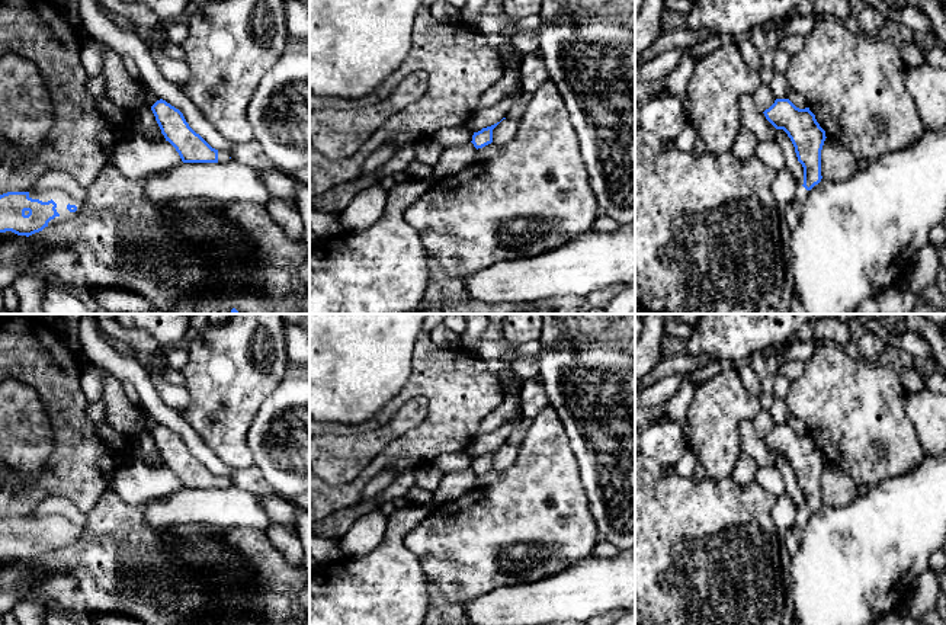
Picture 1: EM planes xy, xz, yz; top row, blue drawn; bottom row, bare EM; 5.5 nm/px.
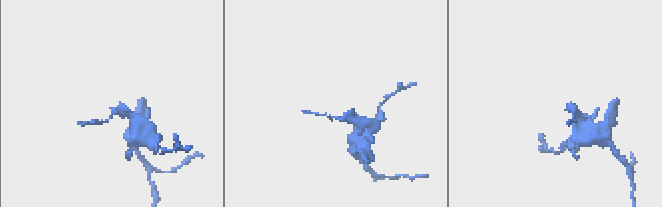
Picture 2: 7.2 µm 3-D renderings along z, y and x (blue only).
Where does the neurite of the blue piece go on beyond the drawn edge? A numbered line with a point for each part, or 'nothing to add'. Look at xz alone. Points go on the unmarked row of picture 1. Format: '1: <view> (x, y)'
nothing to add

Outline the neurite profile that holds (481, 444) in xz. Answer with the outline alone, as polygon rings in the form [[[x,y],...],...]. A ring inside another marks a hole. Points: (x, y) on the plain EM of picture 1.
[[[522,408],[519,410],[517,416],[509,422],[507,424],[501,426],[493,433],[478,435],[468,442],[464,452],[471,458],[478,458],[482,453],[491,452],[506,443],[507,438],[510,436],[512,430],[516,427],[519,420],[523,417]]]

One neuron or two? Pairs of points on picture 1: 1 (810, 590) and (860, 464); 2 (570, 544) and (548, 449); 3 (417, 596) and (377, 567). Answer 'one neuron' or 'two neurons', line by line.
1: two neurons
2: one neuron
3: one neuron

